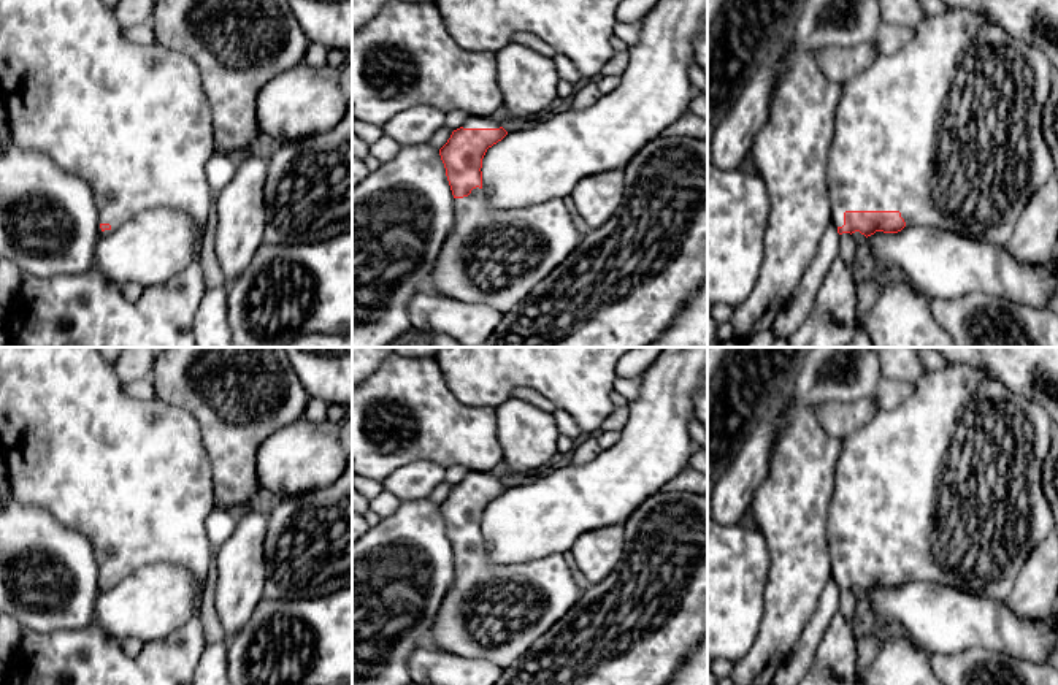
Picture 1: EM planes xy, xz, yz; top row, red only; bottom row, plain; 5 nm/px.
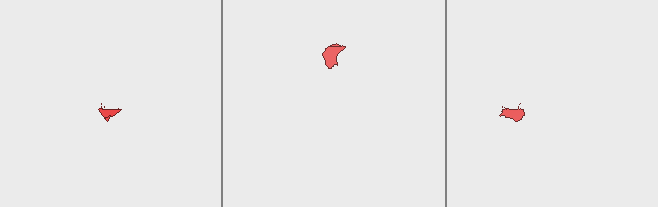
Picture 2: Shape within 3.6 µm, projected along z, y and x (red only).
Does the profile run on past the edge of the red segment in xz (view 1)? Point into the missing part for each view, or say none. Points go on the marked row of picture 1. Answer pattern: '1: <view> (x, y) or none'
1: xz (494, 257)

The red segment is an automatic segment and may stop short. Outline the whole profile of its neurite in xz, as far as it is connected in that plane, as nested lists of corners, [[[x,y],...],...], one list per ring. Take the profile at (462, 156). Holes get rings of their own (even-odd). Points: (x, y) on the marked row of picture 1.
[[[470,116],[439,149],[454,195],[454,230],[443,244],[430,289],[436,295],[492,306],[501,316],[512,311],[547,274],[579,246],[582,233],[573,225],[563,198],[522,209],[496,209],[482,193],[482,159],[508,132],[492,117]]]

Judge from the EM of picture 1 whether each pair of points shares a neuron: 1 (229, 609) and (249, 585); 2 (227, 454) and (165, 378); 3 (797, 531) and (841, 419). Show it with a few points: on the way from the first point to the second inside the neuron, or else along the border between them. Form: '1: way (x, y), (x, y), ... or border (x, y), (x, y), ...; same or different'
1: way (235, 603), (243, 592); same
2: way (227, 433), (186, 390); same
3: border (816, 408), (819, 424), (828, 433), (843, 440); different

